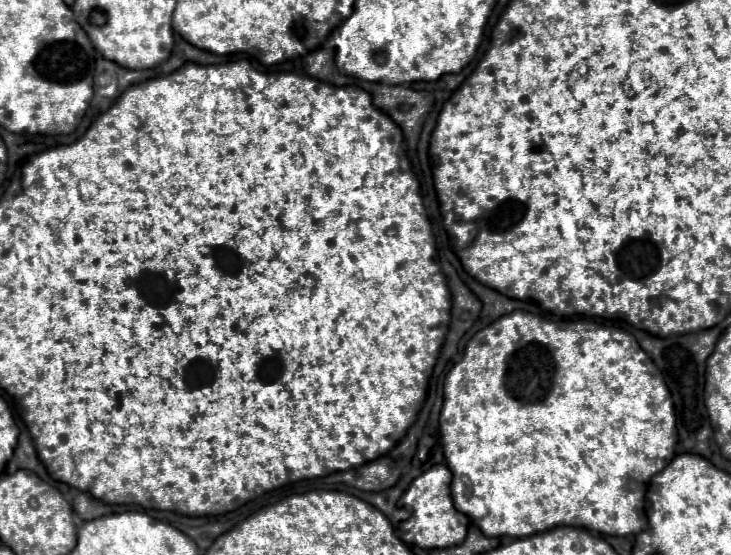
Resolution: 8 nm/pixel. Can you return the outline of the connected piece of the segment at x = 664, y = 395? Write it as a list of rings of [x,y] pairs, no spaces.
[[[522,310],[498,318],[494,324],[486,326],[484,330],[480,330],[470,338],[464,350],[464,358],[448,372],[444,382],[440,436],[446,464],[454,474],[452,498],[456,510],[466,514],[486,536],[512,536],[512,538],[524,538],[530,534],[550,530],[554,526],[574,526],[606,536],[628,536],[646,530],[648,526],[648,518],[644,512],[646,486],[656,472],[660,472],[670,464],[677,443],[676,418],[670,392],[662,382],[660,370],[656,368],[652,358],[638,346],[632,334],[618,328],[606,328],[585,318],[550,322]]]

